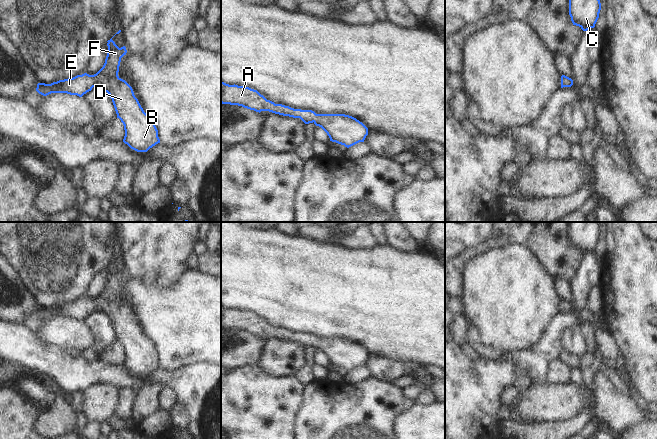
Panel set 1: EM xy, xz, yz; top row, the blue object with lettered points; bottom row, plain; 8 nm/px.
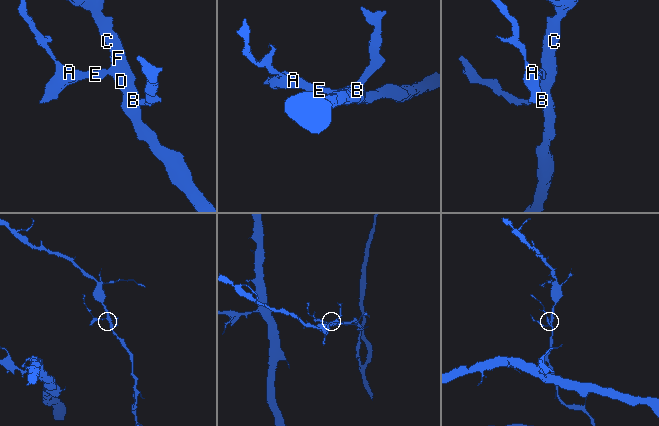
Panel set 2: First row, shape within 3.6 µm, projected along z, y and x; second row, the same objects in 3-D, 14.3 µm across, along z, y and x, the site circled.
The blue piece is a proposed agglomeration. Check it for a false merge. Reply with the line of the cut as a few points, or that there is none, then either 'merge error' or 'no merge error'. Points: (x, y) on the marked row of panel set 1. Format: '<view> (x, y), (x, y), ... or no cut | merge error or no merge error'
no cut | no merge error

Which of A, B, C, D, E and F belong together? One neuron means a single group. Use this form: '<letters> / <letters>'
A B C D E F

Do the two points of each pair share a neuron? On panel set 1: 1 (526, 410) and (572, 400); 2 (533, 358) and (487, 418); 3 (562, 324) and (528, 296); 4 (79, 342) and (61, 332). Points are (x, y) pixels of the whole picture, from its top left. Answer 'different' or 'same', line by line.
1: same
2: same
3: different
4: same

